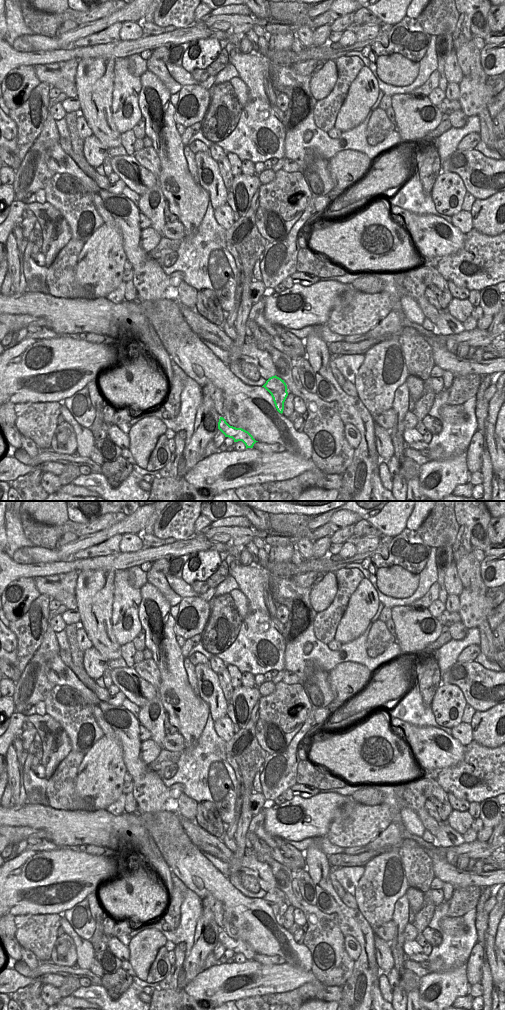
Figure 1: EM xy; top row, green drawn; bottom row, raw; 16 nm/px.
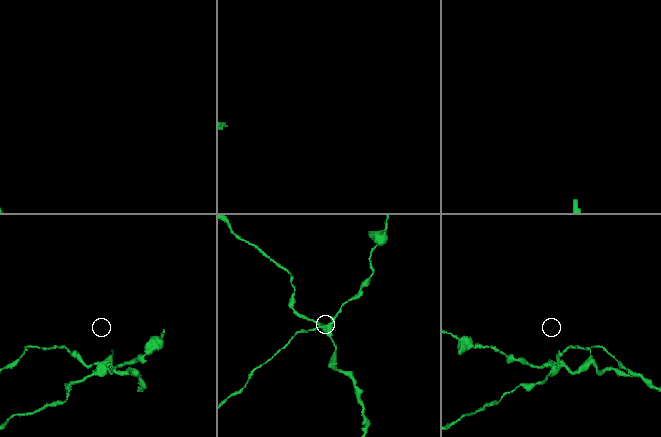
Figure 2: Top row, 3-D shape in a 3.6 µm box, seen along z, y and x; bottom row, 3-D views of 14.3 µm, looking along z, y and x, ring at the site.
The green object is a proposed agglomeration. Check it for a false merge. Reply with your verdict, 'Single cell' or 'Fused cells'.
Fused cells.

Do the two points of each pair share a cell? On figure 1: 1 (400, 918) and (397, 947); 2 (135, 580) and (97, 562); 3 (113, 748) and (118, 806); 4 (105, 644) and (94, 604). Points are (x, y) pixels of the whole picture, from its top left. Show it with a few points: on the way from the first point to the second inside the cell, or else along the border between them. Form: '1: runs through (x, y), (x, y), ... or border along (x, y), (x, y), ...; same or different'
1: runs through (400, 925), (398, 940); same
2: border along (139, 566), (131, 566), (126, 570); different
3: border along (122, 793), (105, 809); different
4: runs through (101, 634), (96, 614); same

